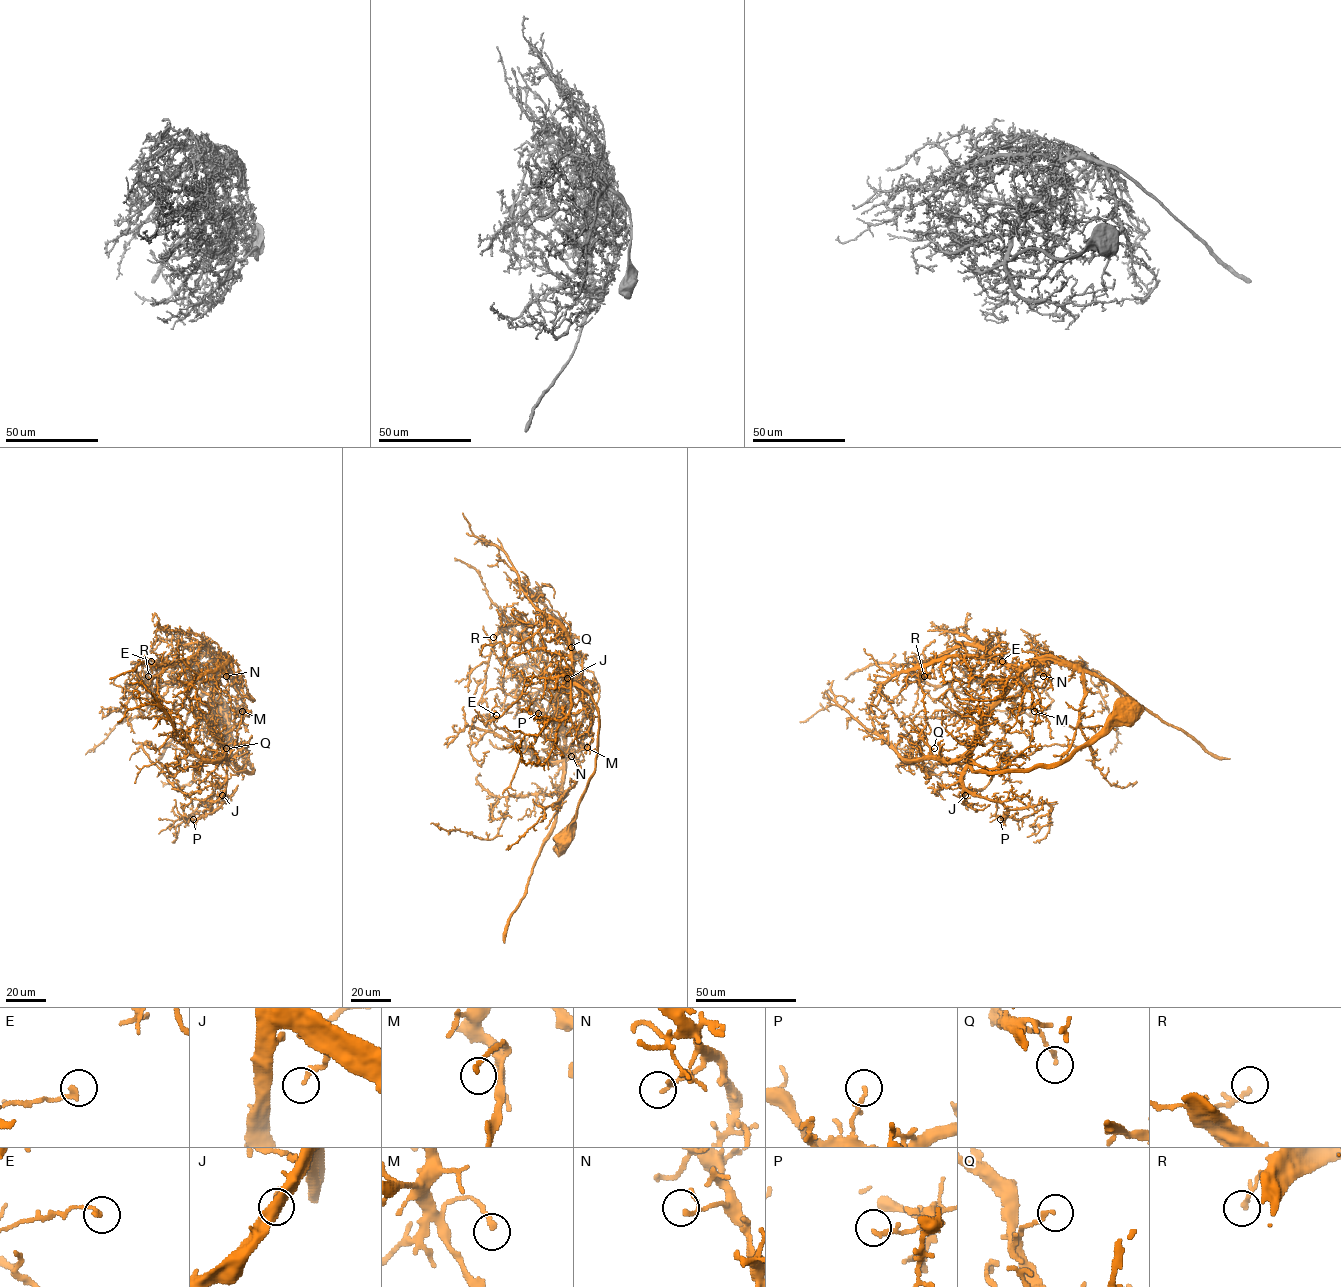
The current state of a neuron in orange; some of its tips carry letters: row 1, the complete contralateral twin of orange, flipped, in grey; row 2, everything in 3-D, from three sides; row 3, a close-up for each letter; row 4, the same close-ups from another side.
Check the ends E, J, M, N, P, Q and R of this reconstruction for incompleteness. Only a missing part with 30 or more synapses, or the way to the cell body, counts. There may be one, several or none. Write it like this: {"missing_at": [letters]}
{"missing_at": []}

